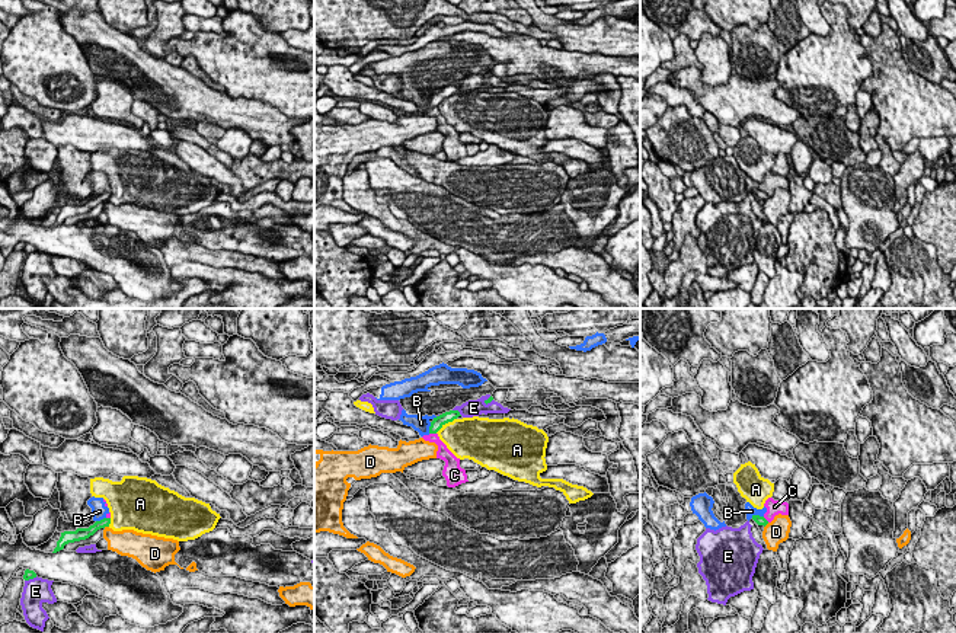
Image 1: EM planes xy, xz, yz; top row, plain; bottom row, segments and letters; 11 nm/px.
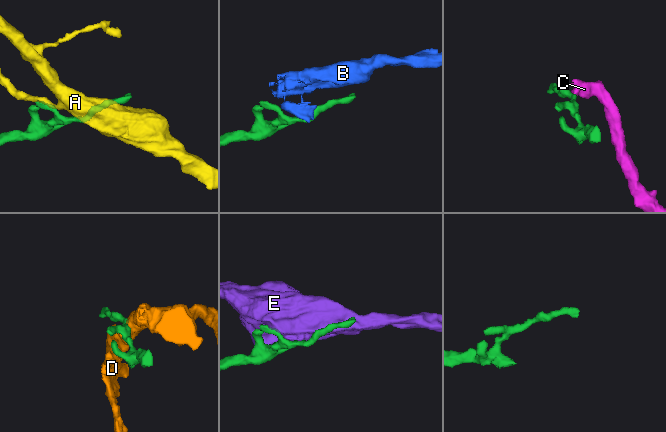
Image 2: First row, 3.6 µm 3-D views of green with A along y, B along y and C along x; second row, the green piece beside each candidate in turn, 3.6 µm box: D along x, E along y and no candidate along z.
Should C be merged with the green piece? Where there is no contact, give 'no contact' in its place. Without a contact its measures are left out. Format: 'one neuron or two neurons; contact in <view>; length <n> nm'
two neurons; contact in xz; length 80 nm

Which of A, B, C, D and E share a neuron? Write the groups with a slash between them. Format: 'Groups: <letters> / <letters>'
Groups: A / B C / D / E

